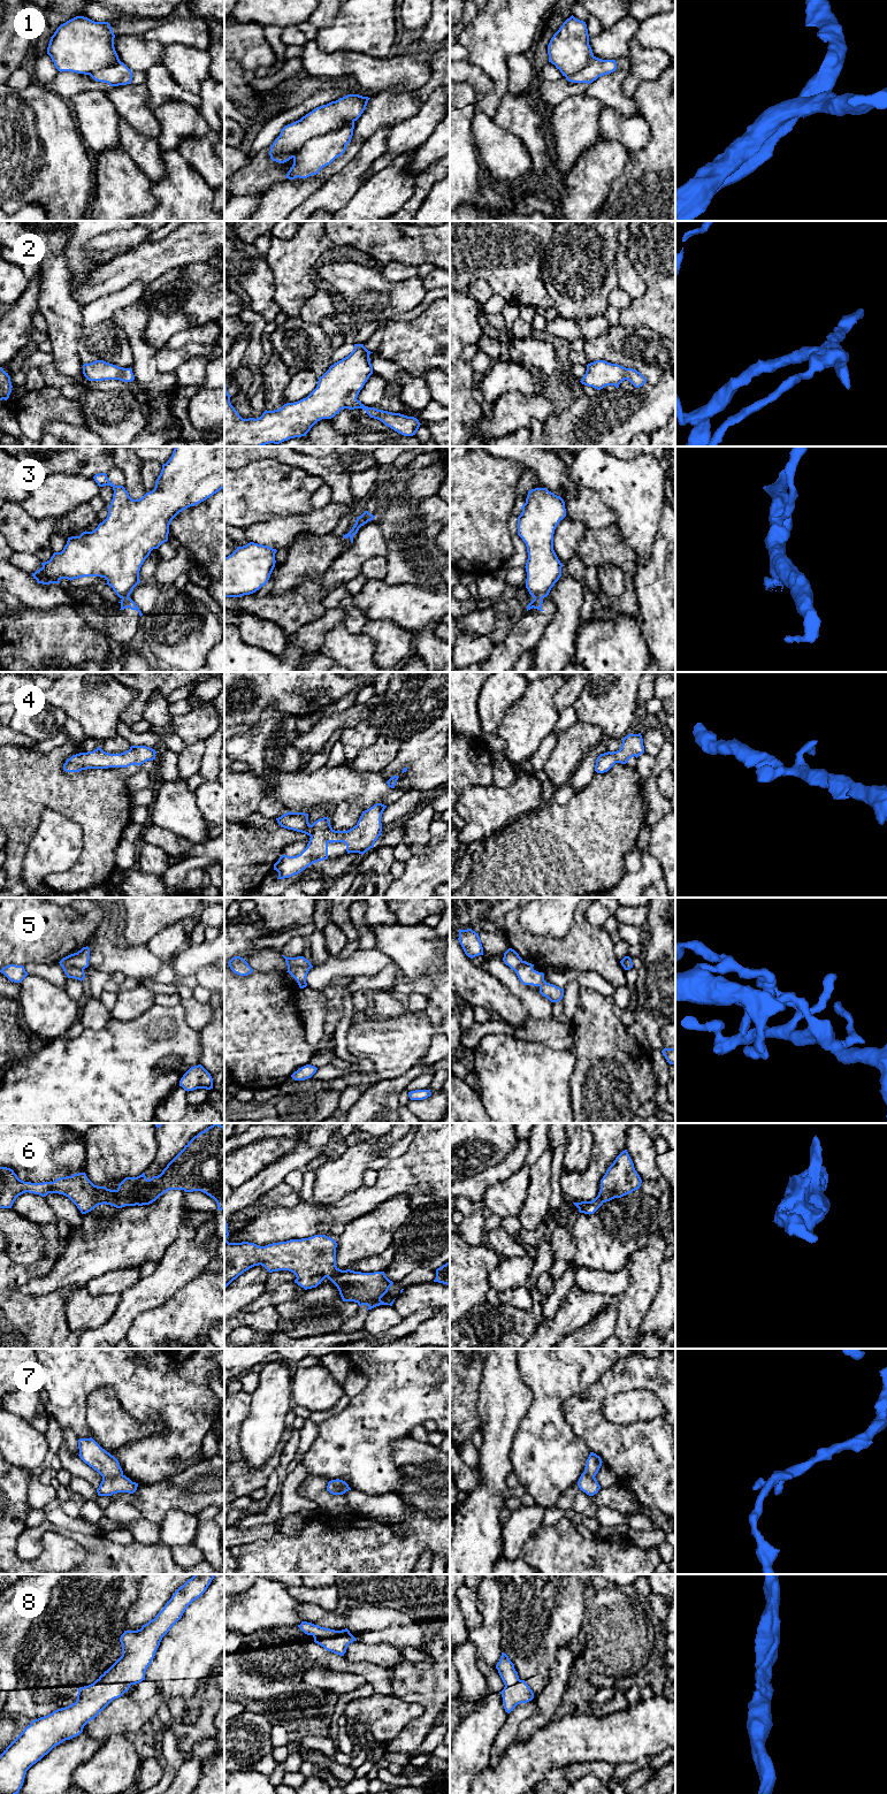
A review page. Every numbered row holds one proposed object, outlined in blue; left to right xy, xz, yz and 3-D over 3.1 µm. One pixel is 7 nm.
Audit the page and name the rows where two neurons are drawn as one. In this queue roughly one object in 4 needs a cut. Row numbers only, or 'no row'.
3, 5

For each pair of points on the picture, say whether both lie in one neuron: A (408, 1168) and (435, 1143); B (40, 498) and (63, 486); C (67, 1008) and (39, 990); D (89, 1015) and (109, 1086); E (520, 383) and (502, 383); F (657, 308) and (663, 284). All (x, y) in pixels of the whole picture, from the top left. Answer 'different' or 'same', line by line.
A: same
B: same
C: same
D: different
E: same
F: same

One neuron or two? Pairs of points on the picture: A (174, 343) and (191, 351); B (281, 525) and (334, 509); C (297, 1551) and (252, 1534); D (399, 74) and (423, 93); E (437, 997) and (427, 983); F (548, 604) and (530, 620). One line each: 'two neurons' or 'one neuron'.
A: two neurons
B: one neuron
C: two neurons
D: two neurons
E: two neurons
F: one neuron

